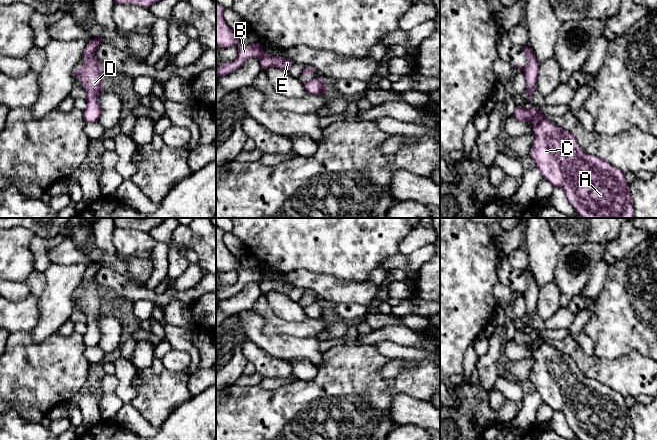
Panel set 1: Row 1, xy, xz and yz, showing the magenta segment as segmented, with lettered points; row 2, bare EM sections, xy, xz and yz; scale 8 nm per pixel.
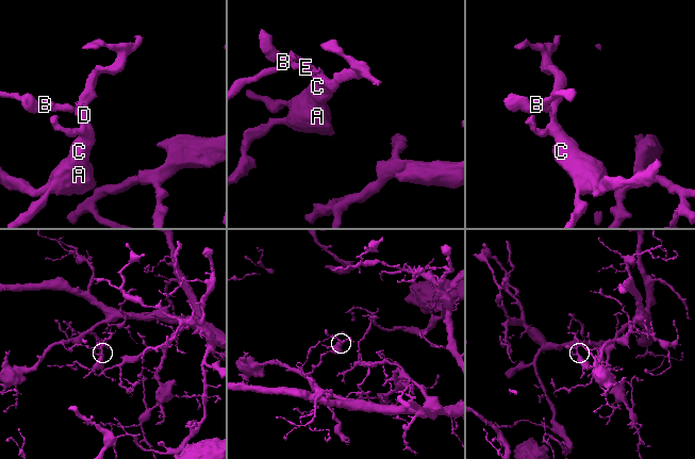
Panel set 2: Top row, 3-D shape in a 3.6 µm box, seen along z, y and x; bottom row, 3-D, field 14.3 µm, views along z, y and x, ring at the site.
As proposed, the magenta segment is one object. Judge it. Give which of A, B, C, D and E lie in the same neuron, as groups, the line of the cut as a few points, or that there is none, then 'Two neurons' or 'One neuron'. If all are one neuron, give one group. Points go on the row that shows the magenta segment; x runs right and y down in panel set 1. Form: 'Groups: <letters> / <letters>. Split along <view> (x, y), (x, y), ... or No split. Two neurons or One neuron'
Groups: A C D / B E. Split along xz (311, 79), (303, 83). Two neurons

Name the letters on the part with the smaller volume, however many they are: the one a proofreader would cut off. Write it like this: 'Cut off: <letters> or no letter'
Cut off: A, C, D

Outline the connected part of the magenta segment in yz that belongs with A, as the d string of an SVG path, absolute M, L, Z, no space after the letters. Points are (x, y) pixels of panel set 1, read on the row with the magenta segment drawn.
M517 106L513 117L533 125L535 140L530 157L543 178L564 190L570 204L582 218L633 218L633 198L625 172L586 153L573 134L550 122L538 107L527 109Z

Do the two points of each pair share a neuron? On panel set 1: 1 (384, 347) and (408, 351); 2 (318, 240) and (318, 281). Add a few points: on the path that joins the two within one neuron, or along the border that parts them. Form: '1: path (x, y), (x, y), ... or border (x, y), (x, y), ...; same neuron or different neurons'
1: path (390, 350), (402, 351); same neuron
2: border (295, 269), (307, 269), (341, 280); different neurons

